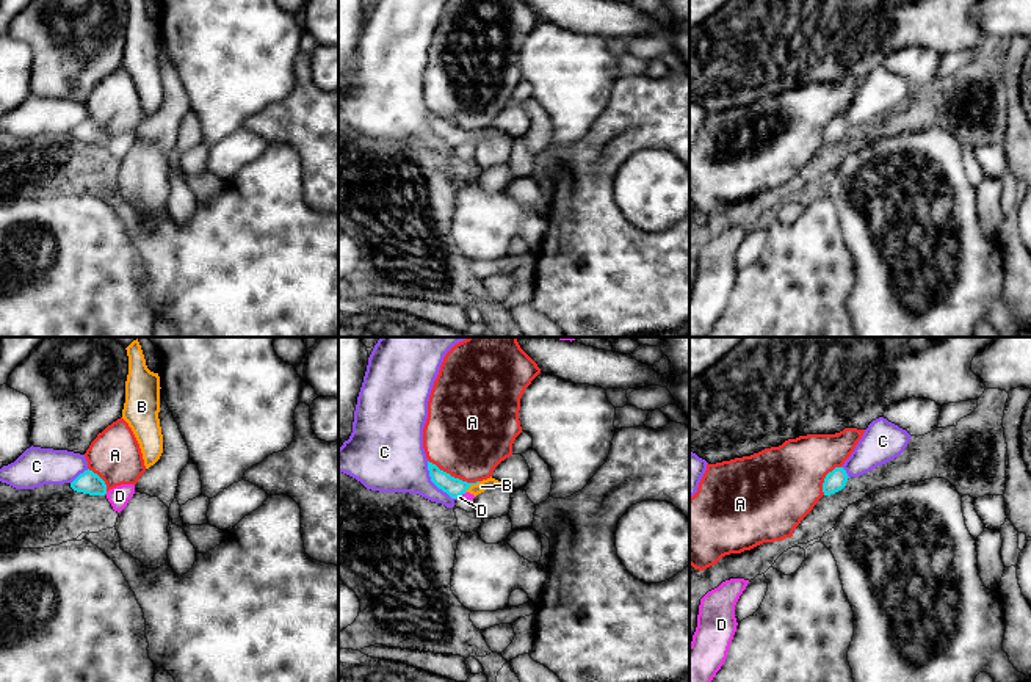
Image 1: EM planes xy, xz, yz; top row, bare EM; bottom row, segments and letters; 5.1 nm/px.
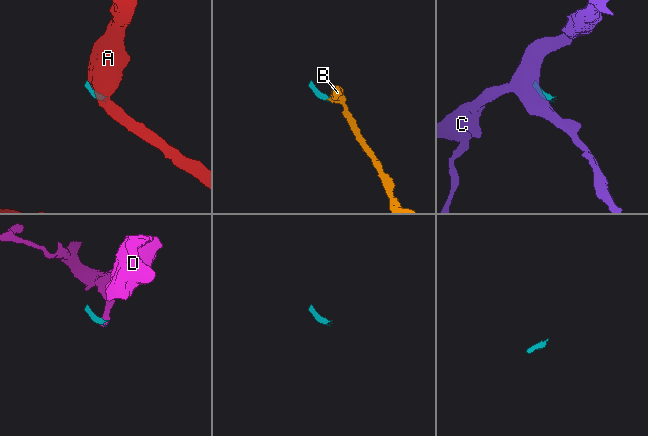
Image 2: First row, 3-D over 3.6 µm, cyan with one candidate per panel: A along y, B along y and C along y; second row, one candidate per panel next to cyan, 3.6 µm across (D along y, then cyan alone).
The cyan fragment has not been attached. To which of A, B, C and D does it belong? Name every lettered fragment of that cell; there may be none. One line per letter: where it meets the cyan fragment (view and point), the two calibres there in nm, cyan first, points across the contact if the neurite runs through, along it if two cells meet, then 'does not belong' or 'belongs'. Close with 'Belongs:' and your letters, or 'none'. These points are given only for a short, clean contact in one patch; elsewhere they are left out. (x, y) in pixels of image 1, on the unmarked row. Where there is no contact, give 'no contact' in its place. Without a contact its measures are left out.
A: meets cyan in xz at (453, 126); 100 nm thick on the cyan side, 460 nm on the other; does not belong
B: meets cyan in xz at (472, 132); 100 nm thick on the cyan side, 60 nm on the other; runs through xz (453, 135), (472, 132), (481, 135); belongs
C: meets cyan in xz at (433, 130); 100 nm thick on the cyan side, 360 nm on the other; border along xz (426, 110), (430, 127), (453, 148); does not belong
D: meets cyan in xz at (459, 143); 100 nm thick on the cyan side, 50 nm on the other; border along xz (466, 141), (455, 148); does not belong
Belongs: B

